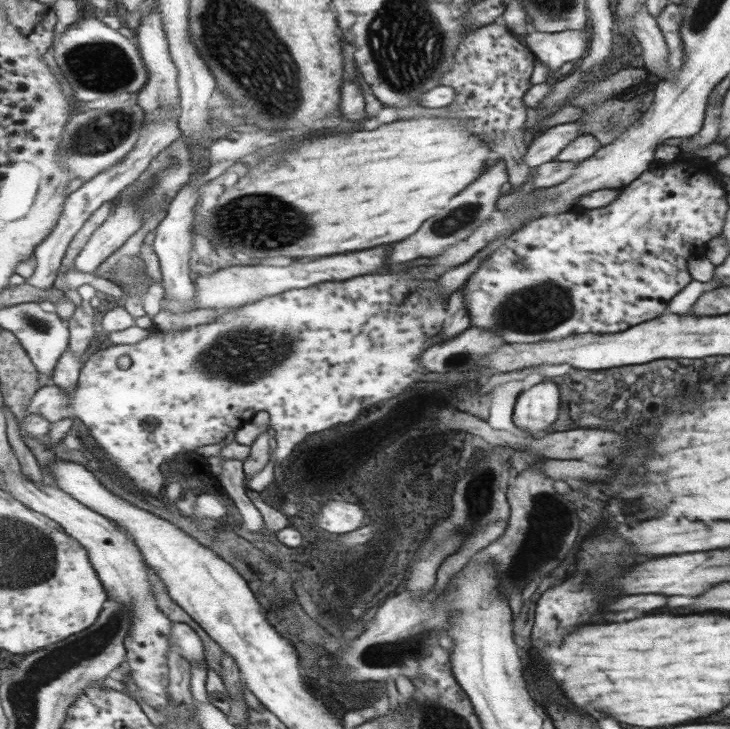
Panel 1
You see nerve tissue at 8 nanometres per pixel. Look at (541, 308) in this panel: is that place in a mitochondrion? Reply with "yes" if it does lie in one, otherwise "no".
yes

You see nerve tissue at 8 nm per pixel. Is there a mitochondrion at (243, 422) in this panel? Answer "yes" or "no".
no

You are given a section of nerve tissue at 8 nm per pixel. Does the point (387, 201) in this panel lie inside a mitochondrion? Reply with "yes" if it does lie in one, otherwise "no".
no

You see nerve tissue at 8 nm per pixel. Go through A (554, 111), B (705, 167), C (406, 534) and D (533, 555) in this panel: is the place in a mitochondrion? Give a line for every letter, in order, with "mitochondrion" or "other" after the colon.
A: other
B: other
C: other
D: other

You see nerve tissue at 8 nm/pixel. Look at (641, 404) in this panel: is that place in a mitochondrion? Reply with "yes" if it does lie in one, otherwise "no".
yes

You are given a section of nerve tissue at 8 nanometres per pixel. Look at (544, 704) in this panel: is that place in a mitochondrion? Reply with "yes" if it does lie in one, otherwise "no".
no

